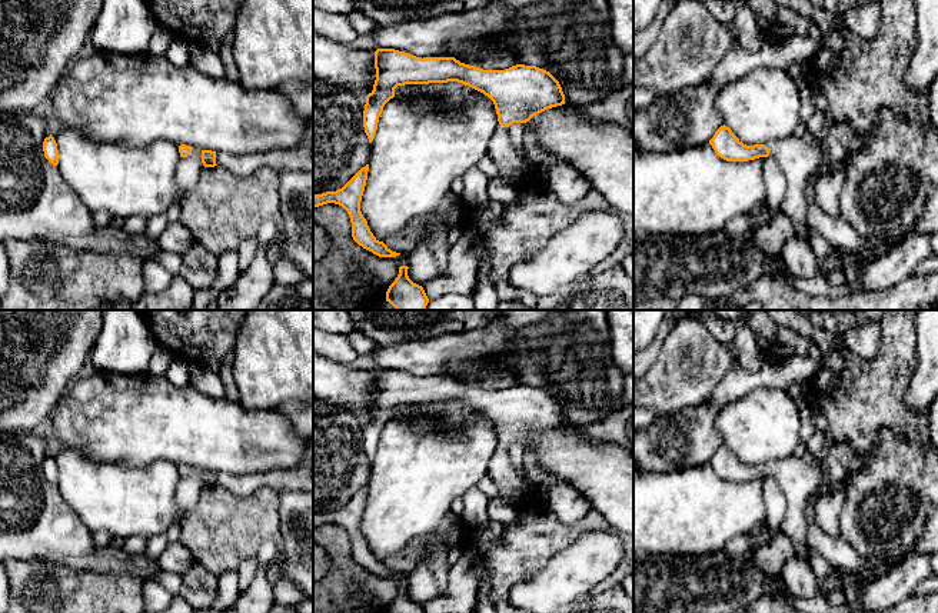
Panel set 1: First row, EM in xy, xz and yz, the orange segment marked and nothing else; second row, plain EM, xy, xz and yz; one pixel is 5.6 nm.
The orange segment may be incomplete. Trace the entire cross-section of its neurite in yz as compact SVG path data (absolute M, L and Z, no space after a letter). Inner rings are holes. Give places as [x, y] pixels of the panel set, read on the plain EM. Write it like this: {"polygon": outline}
{"polygon": "M721 446L709 464L716 476L726 482L748 482L759 477L774 476L786 499L786 513L781 523L781 532L791 537L795 544L795 557L809 557L808 523L805 517L806 500L816 487L821 469L819 464L806 464L802 457L789 456L765 464L744 464L729 447Z"}

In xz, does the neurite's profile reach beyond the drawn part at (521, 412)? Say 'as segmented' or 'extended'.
extended

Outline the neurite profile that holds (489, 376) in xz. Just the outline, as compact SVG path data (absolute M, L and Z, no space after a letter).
M502 362L473 363L466 372L442 377L455 377L460 383L480 387L483 390L505 390L519 384L513 376L513 367Z

